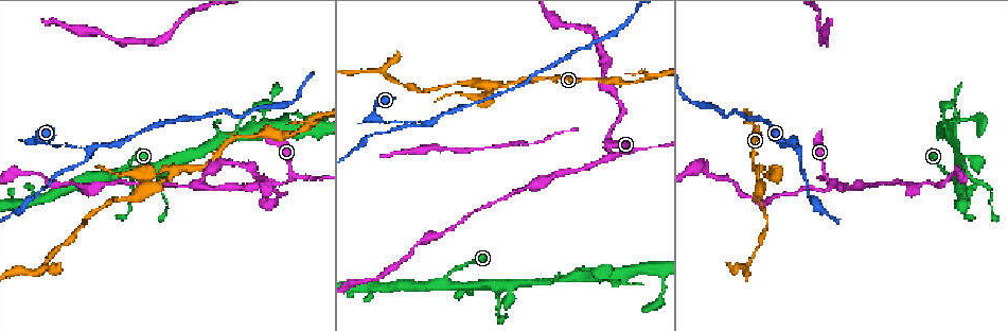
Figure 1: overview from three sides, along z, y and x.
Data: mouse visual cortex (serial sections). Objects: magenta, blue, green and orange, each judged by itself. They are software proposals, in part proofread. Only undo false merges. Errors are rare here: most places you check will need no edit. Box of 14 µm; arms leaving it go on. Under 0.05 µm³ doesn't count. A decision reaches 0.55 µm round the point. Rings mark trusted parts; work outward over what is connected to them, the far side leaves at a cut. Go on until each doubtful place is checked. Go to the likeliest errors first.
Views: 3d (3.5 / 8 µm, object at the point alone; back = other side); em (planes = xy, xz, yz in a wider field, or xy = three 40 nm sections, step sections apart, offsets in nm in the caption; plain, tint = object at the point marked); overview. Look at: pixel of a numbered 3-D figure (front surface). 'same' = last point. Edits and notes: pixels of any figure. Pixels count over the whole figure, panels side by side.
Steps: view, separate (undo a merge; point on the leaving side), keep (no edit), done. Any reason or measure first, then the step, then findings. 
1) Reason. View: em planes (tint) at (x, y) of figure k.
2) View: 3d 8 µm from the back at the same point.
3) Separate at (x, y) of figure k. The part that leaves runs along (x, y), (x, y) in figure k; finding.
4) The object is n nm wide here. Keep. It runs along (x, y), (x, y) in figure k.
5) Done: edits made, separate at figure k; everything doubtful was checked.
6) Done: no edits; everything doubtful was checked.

Sharp bend. View: 3d 8 µm at (429, 123) of figure 1.

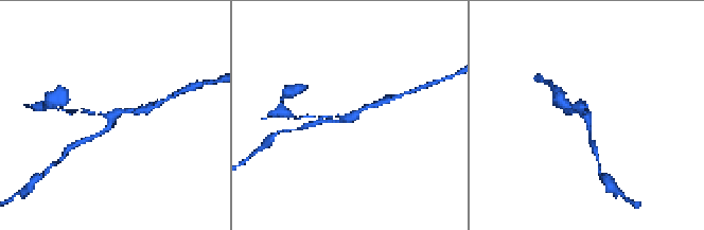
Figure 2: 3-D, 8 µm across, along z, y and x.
3 arms meet here; the arms are 100, 150, 150 nm wide; shape alone is not enough. View: em xy step 2 (tint) at (588, 116) of figure 2.

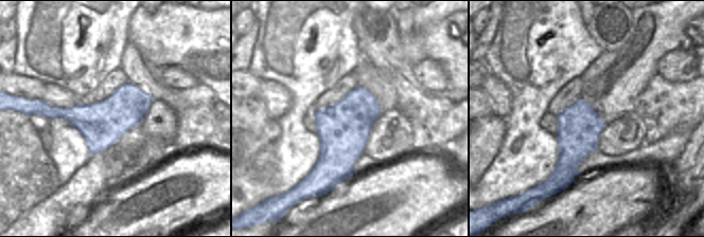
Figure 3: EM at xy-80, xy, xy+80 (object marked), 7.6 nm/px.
The object is 400 nm wide here. Keep. It runs along (318, 117), (352, 119), (373, 105) in figure 2; one cell here.

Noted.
Arms part here. View: 3d 3.5 µm from the back at (758, 170) of figure 1.

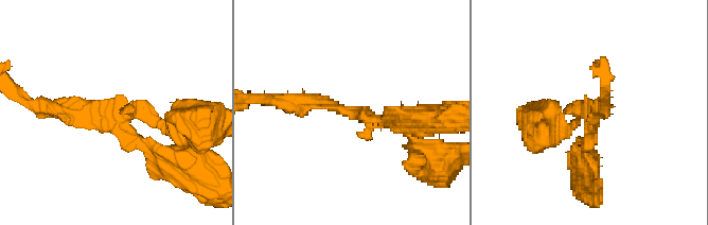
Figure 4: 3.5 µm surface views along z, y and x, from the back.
3 arms meet here; the arms are 100, 150, 250 nm wide; need the tissue. View: em xy step 3 (tint) at (117, 116) of figure 4.

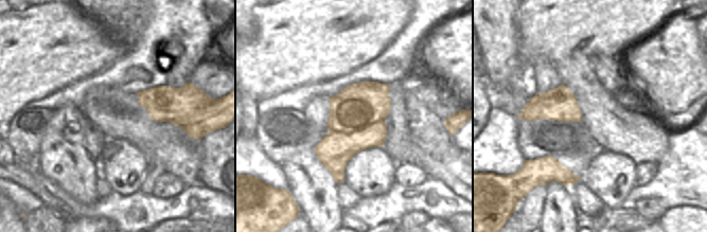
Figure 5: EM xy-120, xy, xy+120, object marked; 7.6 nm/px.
Keep. It runs along (51, 108), (109, 108), (164, 157) in figure 4; one cell here.

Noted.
Abrupt turn. View: 3d 3.5 µm at (293, 175) of figure 1.

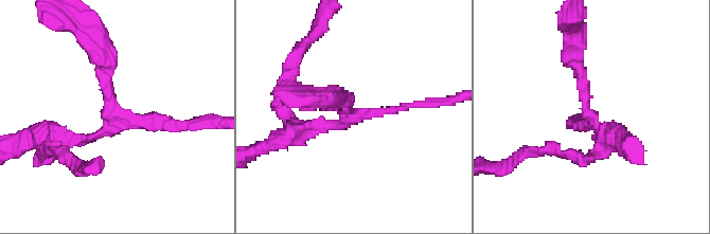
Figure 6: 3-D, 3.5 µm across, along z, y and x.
View: em xy step 3 (tint) at (592, 118) of figure 6.

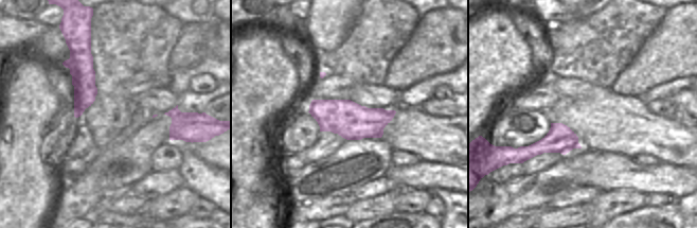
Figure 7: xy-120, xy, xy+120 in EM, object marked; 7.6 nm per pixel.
The object is 280 nm wide here. Keep. It runs along (88, 52), (76, 114) in figure 7; all the same cell.

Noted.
Sharp bend. View: 3d 3.5 µm at (606, 276) of figure 1.

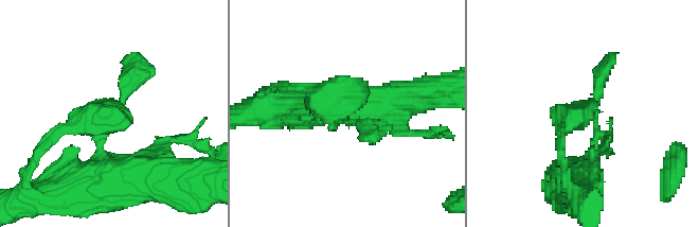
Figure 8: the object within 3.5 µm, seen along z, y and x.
Shape alone is not enough. View: em xy step 1 (tint) at (340, 113) of figure 8.

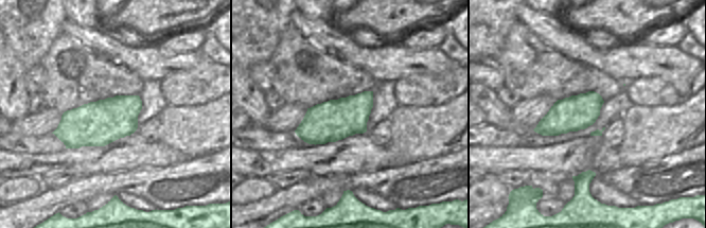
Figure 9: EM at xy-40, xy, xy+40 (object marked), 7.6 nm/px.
The object is 300 nm wide here. Keep. It runs along (95, 177), (108, 119), (73, 135) in figure 8; continuous, no second cell.

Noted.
Branch point. View: 3d 3.5 µm at (830, 183) of figure 1.

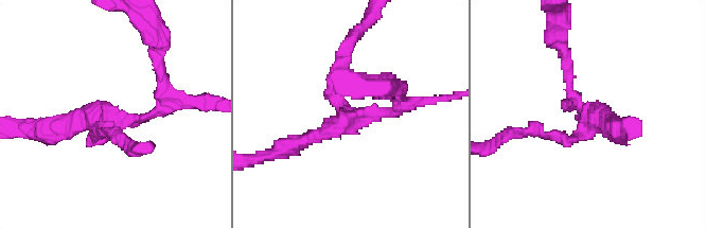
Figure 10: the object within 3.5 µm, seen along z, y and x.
3 arms meet here; the arms are 150, 200, 200 nm wide. View: em xy step 1 (tint) at (350, 119) of figure 10.

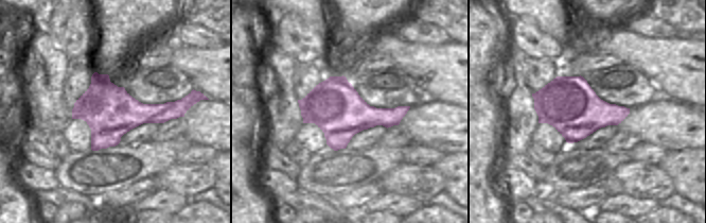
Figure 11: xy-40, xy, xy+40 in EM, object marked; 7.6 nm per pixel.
Keep. It runs along (399, 98), (389, 115), (356, 117), (288, 146) in figure 10; continuous, no second cell.

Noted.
Sharp bend. View: 3d 3.5 µm at (748, 196) of figure 1.

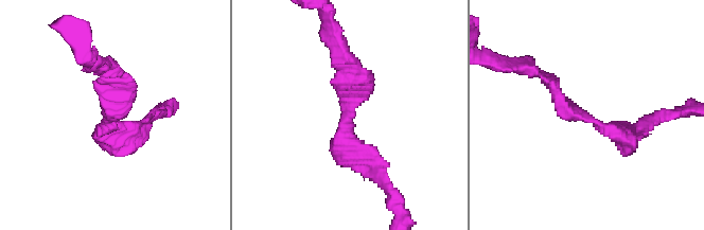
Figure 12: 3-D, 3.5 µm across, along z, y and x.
Now the EM. View: em xy step 1 (plain) at (591, 117) of figure 12.

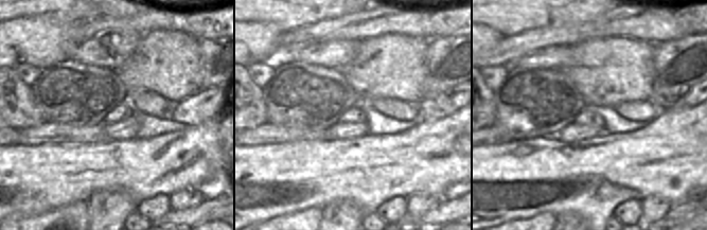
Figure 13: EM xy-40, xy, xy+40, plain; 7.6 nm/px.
View: em xy step 1 (tint) at the same point.

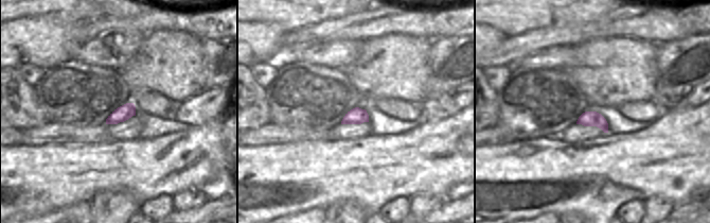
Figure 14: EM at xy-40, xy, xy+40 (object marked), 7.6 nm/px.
Keep. Continuous, no second cell.

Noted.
Sharp bend. View: 3d 8 µm from the back at (749, 264) of figure 1.

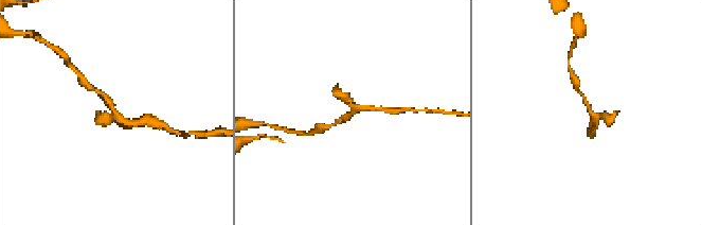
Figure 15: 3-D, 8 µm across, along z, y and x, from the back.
3 arms meet here; the arms are 150, 150, 300 nm wide; now the EM. View: em xy step 5 (tint) at (353, 113) of figure 15.

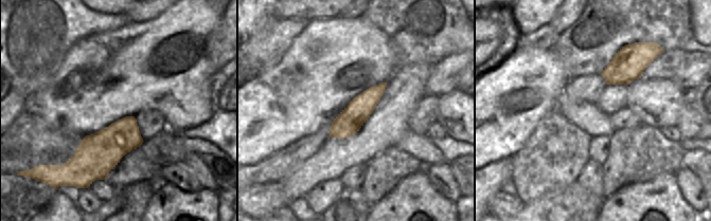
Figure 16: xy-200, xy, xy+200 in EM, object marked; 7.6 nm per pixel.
The object is 200 nm wide here. Keep. It runs along (384, 85), (332, 134) in figure 16; all the same cell.

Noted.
Done: no edits; everything doubtful was checked.

